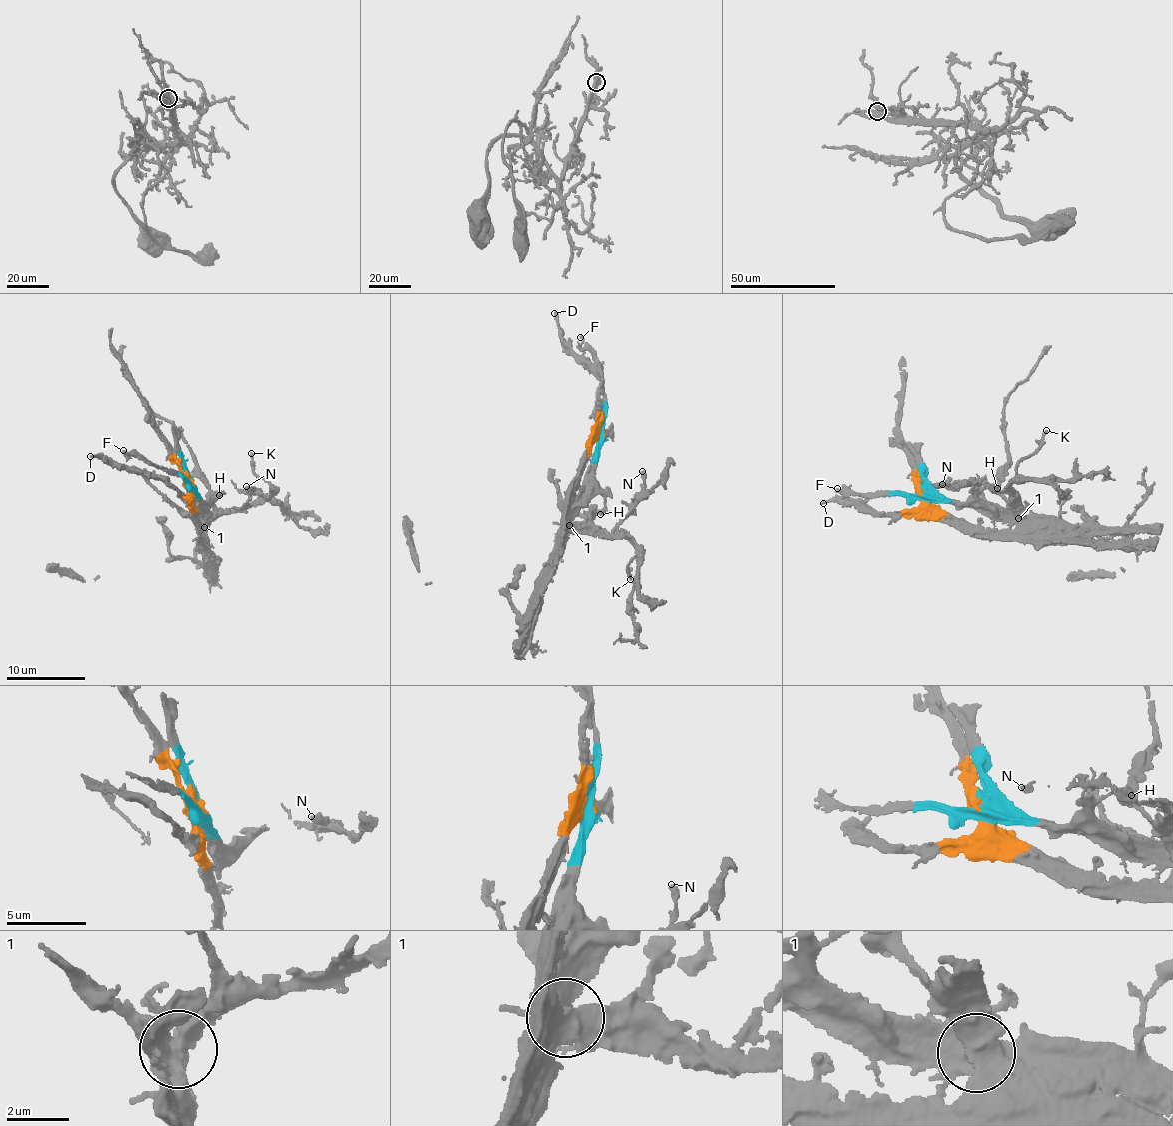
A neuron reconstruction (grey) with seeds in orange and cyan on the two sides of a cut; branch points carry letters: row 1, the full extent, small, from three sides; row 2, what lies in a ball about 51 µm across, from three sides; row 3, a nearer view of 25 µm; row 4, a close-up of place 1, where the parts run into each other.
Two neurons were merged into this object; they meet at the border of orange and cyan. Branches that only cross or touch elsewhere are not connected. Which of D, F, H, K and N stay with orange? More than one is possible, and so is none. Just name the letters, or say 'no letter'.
D, K, N

